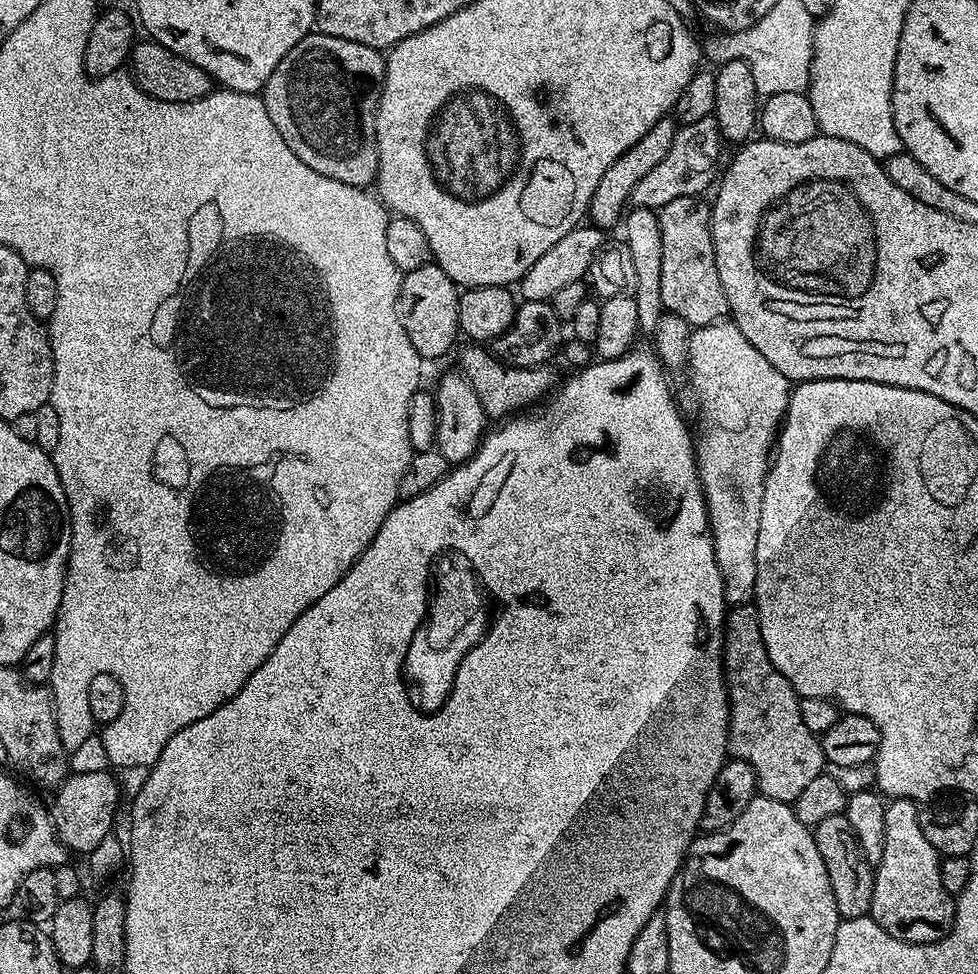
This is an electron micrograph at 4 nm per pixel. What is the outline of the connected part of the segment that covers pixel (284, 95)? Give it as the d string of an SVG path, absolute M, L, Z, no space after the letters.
M316 30L306 38L302 38L302 42L298 42L298 46L294 46L294 50L290 50L286 54L286 58L282 58L282 62L278 62L278 66L274 66L274 74L270 74L262 93L266 114L270 114L270 122L274 122L274 126L277 128L278 134L282 134L286 146L290 146L290 150L294 150L294 154L298 154L298 158L302 158L302 162L306 162L306 166L310 166L310 170L314 170L326 178L346 182L346 186L354 186L355 188L367 189L375 181L378 170L376 111L380 105L380 92L384 89L385 59L385 53L381 49L362 46L362 42L350 42L346 38L334 38L330 34Z

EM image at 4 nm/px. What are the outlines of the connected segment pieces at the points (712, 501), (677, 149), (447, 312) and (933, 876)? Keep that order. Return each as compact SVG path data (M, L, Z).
M731 319L695 329L688 338L686 353L688 368L692 371L692 384L704 392L704 417L700 420L700 436L695 437L696 469L700 471L700 485L704 488L704 501L708 504L708 524L712 527L714 554L724 583L724 598L729 605L747 604L756 594L756 547L758 522L762 518L764 479L768 473L770 457L778 433L788 410L793 385L781 372L774 370L738 330Z
M715 119L680 124L674 142L670 142L670 150L666 150L666 158L662 158L662 162L658 162L658 166L654 166L654 170L650 170L650 174L646 174L638 186L634 186L631 203L638 208L659 210L666 206L666 202L674 202L674 198L704 194L708 187L713 187L718 176L716 163L720 160L720 144L722 137Z
M434 262L418 266L418 270L403 273L396 309L406 330L406 338L410 338L421 361L436 360L451 350L452 343L460 332L458 322L460 294L461 289L448 277L446 270L442 270Z
M889 799L884 805L884 813L884 849L880 863L874 868L876 881L870 915L878 922L878 926L886 930L886 934L899 936L901 940L911 944L933 944L938 942L940 937L948 935L950 922L956 918L955 903L950 902L948 892L940 887L942 857L930 846L930 842L926 842L926 834L922 834L917 801Z

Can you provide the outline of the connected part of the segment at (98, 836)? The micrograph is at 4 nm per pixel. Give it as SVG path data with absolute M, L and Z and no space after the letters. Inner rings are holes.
M111 771L75 772L55 789L50 815L56 836L65 848L73 853L89 854L113 831L112 819L116 816L116 803L121 802L122 795L117 777Z

